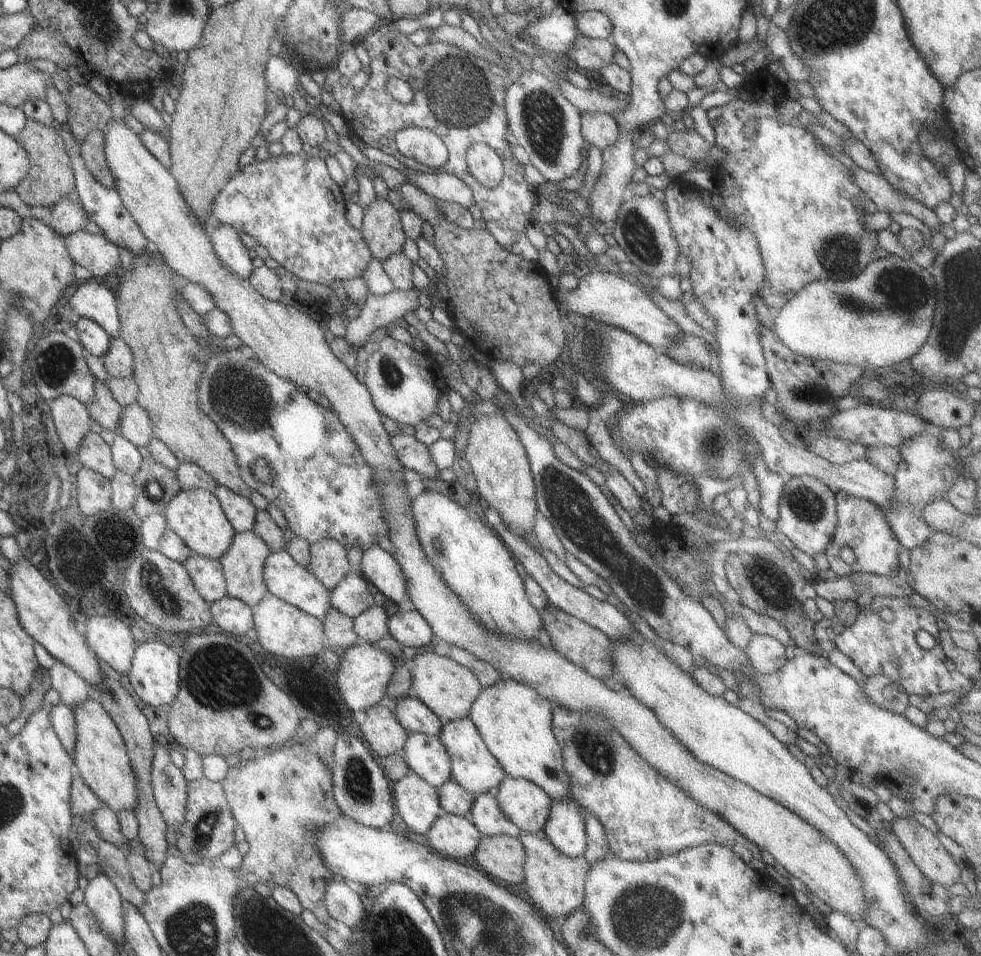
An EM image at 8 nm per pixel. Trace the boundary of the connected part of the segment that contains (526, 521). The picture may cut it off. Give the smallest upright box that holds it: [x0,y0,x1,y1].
[461,413,537,536]

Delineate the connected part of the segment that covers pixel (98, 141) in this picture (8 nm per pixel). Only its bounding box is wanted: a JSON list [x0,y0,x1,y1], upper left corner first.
[81,130,115,188]

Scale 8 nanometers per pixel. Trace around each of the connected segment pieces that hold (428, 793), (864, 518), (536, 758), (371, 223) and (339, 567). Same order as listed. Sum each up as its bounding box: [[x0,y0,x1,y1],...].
[[392,772,445,836],[824,491,901,577],[467,678,612,863],[360,199,407,261],[308,539,348,591]]

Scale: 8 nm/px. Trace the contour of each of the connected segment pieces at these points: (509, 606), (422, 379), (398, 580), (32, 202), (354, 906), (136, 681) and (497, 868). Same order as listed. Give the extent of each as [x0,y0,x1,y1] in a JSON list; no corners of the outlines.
[[411,489,543,640],[354,337,446,426],[361,543,408,602],[14,120,75,206],[323,879,366,930],[126,641,180,707],[473,835,525,884]]

